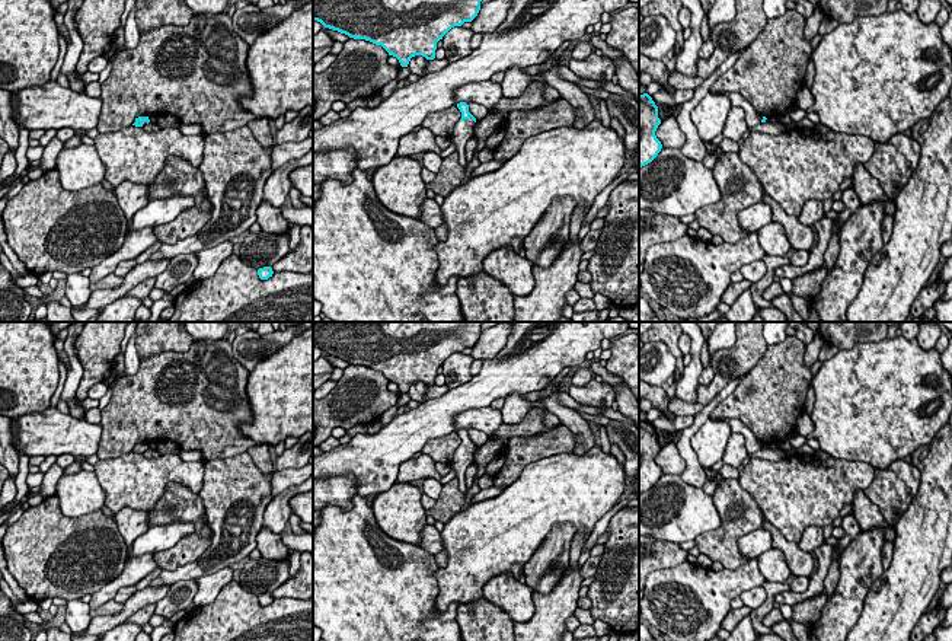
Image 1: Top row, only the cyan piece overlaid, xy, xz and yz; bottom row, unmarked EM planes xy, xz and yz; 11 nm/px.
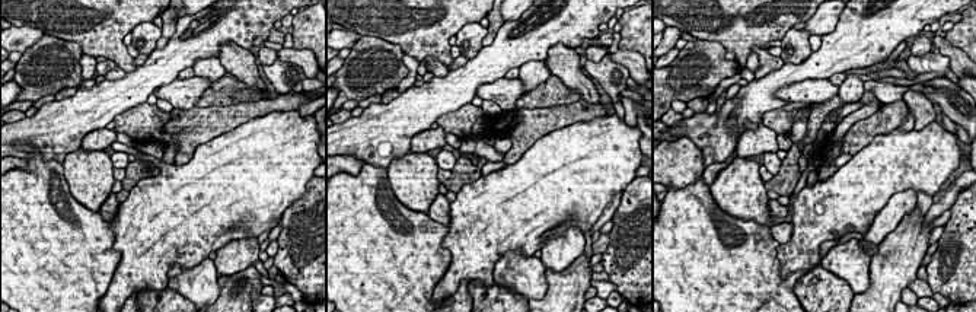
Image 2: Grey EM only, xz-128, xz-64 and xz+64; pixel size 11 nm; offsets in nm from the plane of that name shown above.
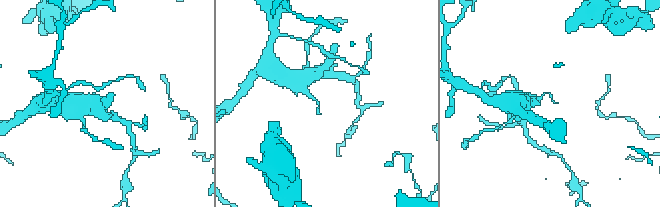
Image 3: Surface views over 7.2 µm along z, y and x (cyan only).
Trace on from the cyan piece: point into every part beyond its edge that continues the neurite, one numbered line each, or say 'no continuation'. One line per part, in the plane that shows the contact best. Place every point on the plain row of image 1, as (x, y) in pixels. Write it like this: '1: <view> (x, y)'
1: xz (463, 458)

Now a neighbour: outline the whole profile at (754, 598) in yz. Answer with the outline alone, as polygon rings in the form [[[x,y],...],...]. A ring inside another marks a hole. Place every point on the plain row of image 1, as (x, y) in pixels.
[[[760,586],[760,587],[754,587],[751,590],[742,591],[739,597],[741,597],[744,606],[747,606],[750,609],[757,609],[766,602],[767,593],[766,593],[764,587]]]

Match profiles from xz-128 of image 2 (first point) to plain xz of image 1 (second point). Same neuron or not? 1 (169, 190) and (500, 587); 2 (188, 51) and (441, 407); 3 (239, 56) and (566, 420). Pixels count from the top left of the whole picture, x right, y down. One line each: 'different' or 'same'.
1: different
2: same
3: same

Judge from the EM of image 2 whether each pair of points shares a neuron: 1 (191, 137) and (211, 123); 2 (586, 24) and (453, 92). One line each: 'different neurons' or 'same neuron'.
1: same neuron
2: same neuron

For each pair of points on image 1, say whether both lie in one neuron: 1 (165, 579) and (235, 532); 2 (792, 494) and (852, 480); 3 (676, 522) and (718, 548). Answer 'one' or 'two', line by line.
1: one
2: one
3: two

